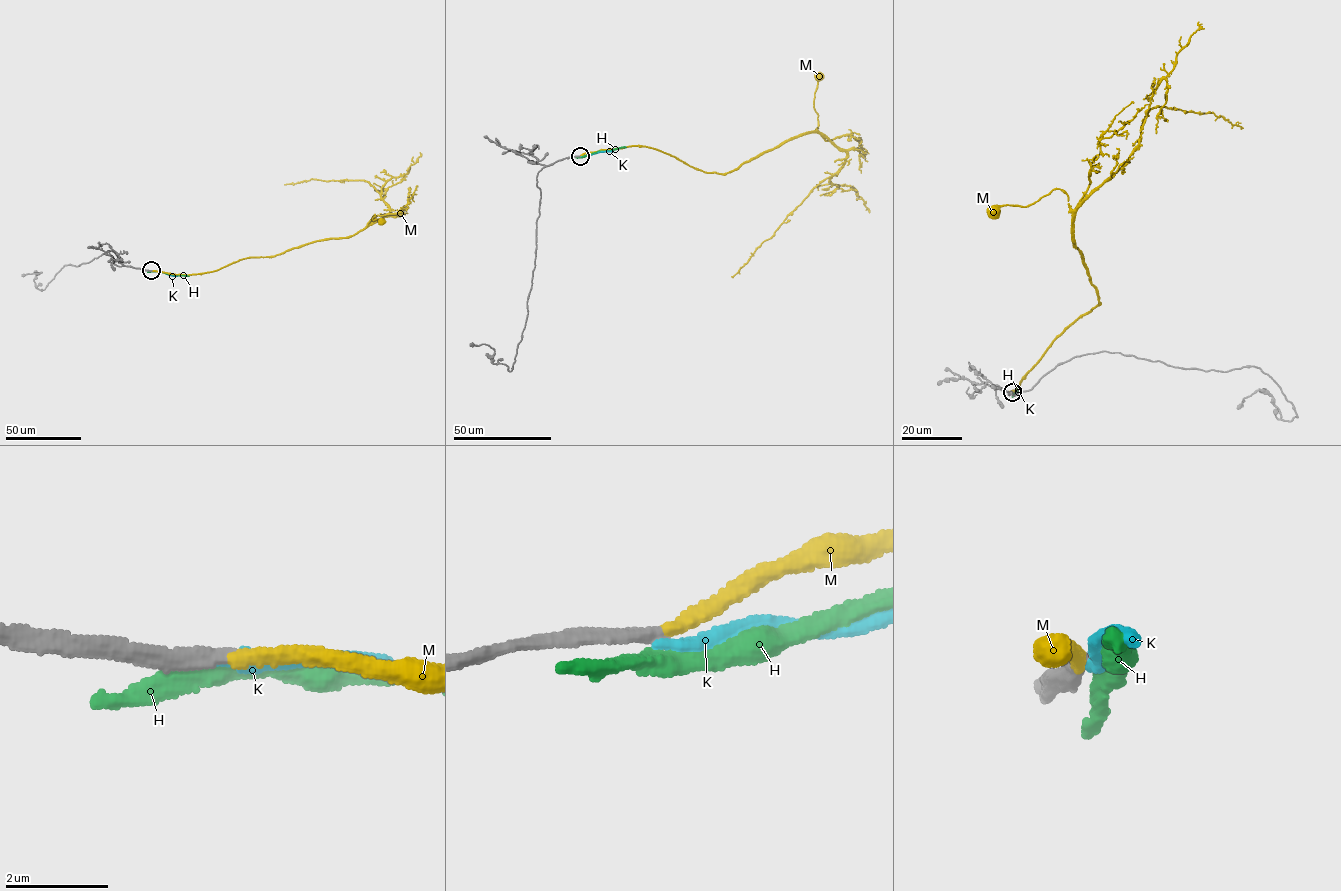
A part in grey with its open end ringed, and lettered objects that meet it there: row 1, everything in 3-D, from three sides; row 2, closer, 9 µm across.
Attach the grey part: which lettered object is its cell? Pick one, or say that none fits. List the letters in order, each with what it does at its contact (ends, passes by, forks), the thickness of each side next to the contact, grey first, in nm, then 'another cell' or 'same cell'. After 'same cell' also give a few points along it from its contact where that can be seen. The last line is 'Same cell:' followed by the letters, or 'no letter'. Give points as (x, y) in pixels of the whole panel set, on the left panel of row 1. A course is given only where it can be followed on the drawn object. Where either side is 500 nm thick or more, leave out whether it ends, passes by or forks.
H: it passes by | 320/320 nm | another cell
K: it ends | 320/260 nm | another cell
M: it ends | 280/260 nm | same cell | via (151, 270), (202, 274), (247, 258), (272, 257), (314, 241), (353, 236), (375, 214), (372, 219), (381, 221)
Same cell: M

